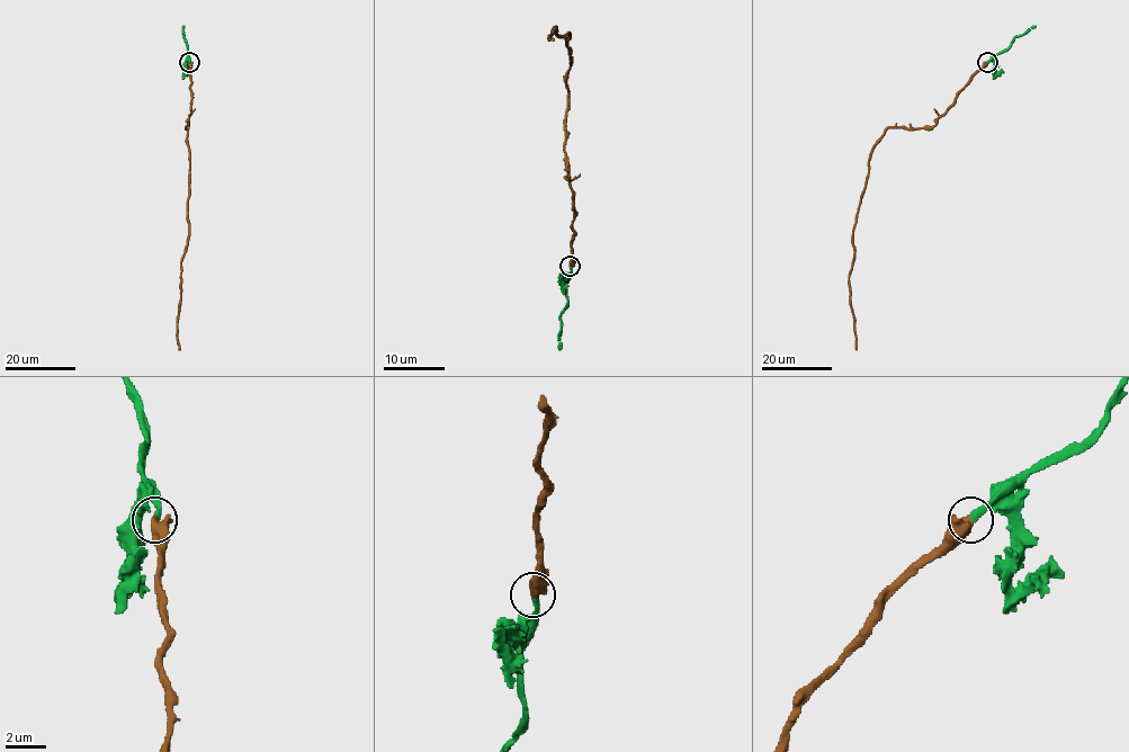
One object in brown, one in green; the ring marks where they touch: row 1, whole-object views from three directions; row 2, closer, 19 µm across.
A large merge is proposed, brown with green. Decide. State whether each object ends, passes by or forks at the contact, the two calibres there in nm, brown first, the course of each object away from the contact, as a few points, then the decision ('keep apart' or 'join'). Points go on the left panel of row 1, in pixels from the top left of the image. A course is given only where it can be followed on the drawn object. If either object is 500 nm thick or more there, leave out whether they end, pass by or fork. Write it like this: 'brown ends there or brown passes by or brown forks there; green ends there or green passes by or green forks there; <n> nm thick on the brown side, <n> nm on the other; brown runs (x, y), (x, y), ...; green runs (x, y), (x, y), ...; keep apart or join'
600 nm thick on the brown side, 320 nm on the other; brown runs (189, 63), (191, 103), (186, 127), (189, 152), (188, 230), (187, 247), (180, 263), (177, 321), (179, 349); green runs (189, 62), (182, 26); join

